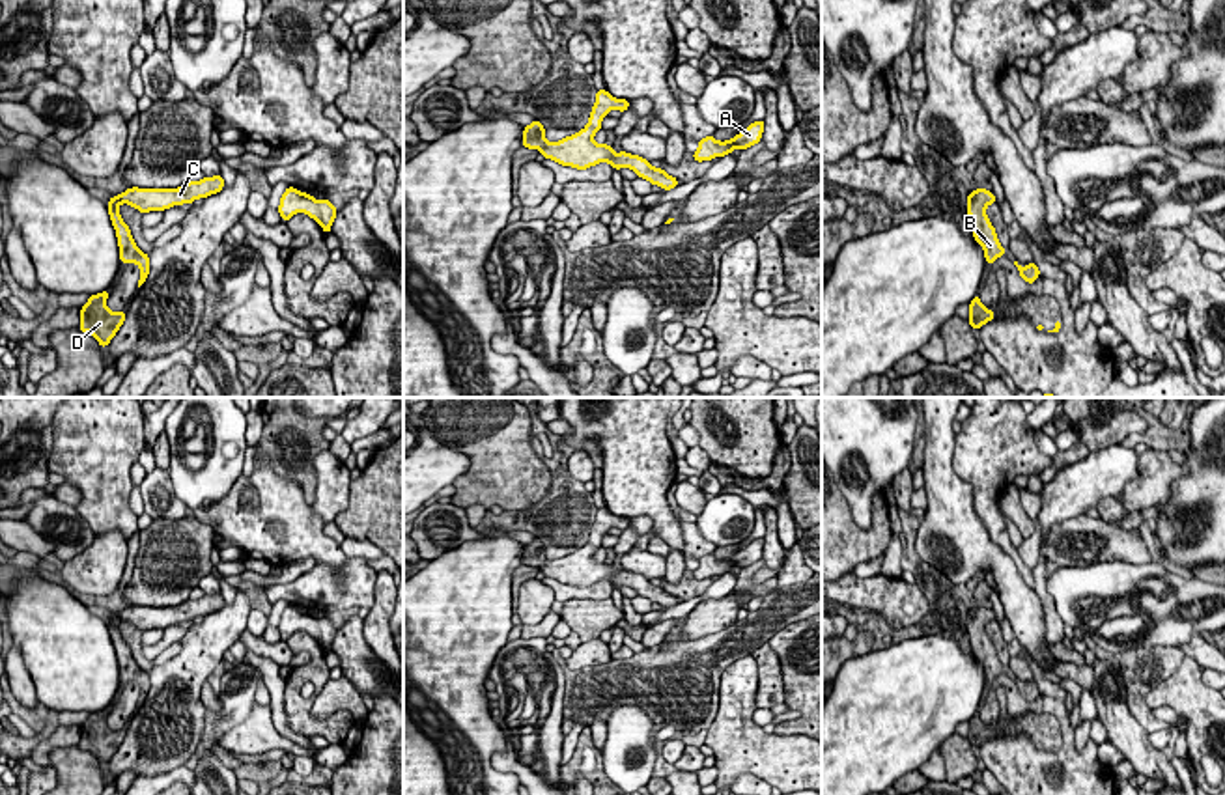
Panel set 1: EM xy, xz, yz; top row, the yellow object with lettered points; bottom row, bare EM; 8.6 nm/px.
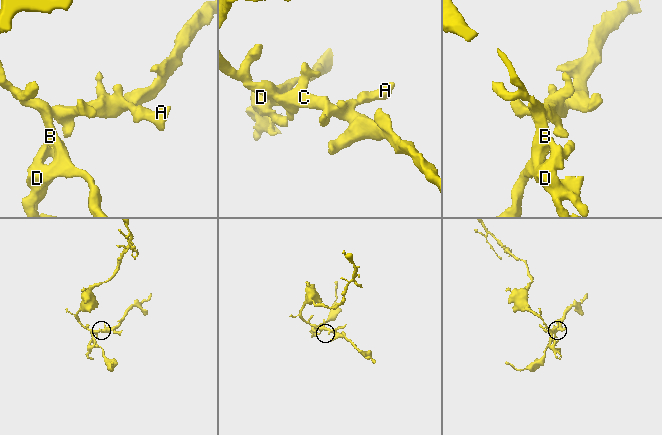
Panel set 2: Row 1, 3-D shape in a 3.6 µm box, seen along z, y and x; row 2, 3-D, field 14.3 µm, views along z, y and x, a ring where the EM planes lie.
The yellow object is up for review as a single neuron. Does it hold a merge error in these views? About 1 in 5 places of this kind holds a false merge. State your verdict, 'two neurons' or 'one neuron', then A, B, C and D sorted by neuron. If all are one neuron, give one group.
one neuron | A B C D

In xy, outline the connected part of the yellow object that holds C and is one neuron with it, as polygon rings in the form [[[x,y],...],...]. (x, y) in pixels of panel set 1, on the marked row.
[[[220,174],[215,177],[204,177],[196,183],[187,181],[185,185],[177,188],[127,188],[125,192],[112,196],[108,202],[108,215],[112,220],[112,226],[116,230],[118,237],[118,246],[120,246],[120,259],[121,263],[136,263],[140,267],[140,280],[138,287],[146,282],[149,274],[149,256],[144,254],[133,235],[129,226],[123,222],[120,215],[120,205],[127,203],[138,209],[140,213],[149,213],[149,211],[166,211],[168,207],[174,205],[183,205],[183,203],[192,203],[198,198],[207,198],[211,194],[217,194],[224,188],[224,179]]]

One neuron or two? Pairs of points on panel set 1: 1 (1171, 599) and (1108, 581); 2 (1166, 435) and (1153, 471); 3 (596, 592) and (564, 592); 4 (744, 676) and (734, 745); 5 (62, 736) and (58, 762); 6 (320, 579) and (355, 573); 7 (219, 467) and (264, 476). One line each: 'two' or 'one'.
1: one
2: two
3: one
4: one
5: two
6: one
7: two

